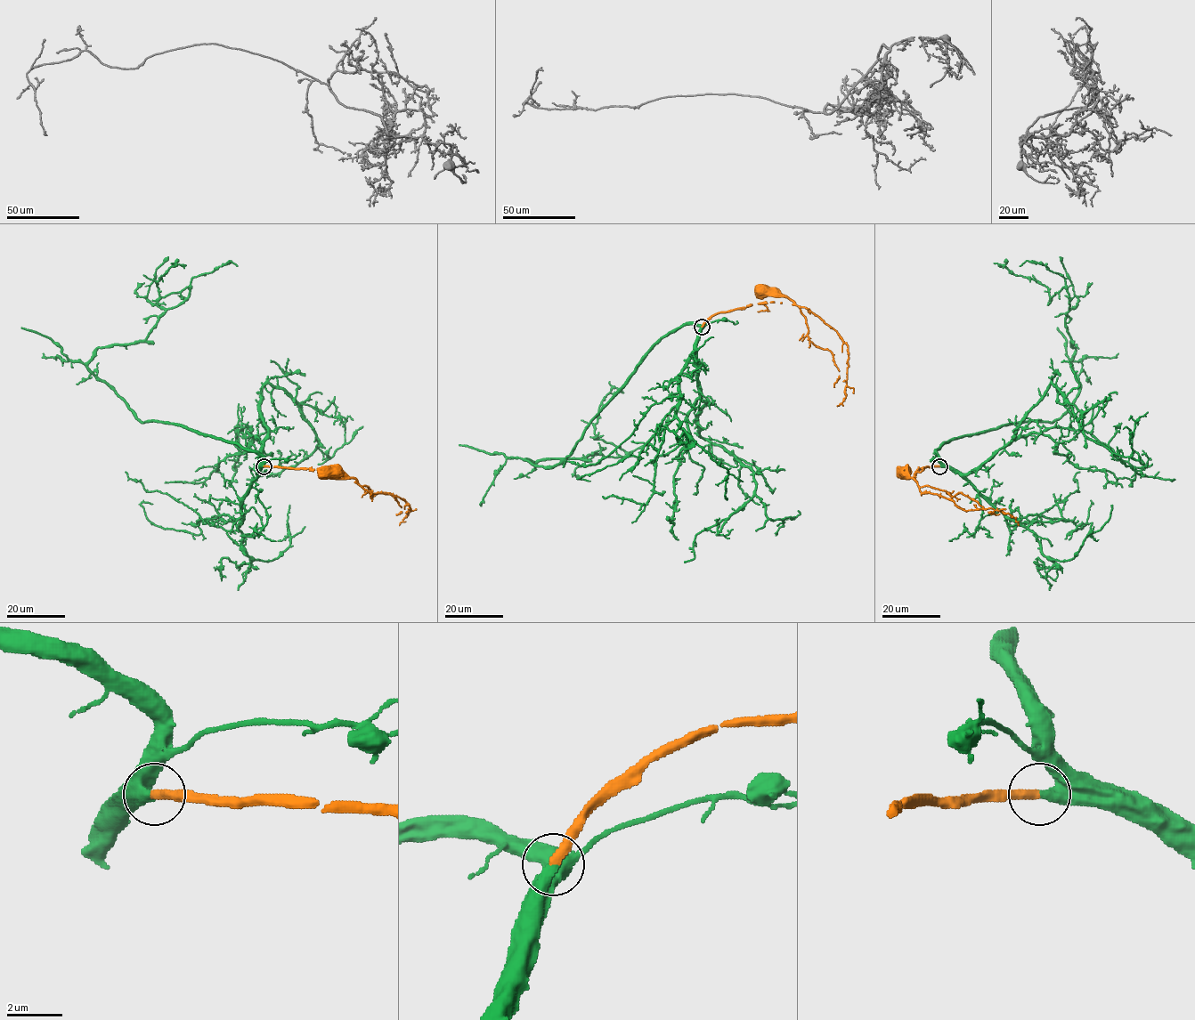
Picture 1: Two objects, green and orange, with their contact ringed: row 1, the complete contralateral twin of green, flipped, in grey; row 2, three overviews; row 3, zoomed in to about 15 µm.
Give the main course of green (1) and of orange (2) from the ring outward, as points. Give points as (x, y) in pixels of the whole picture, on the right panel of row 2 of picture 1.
1: (939, 465), (945, 442), (1052, 422), (1078, 392), (1065, 324), (1068, 293), (1052, 297), (1005, 265)
2: (939, 465), (921, 468), (905, 477), (902, 473)

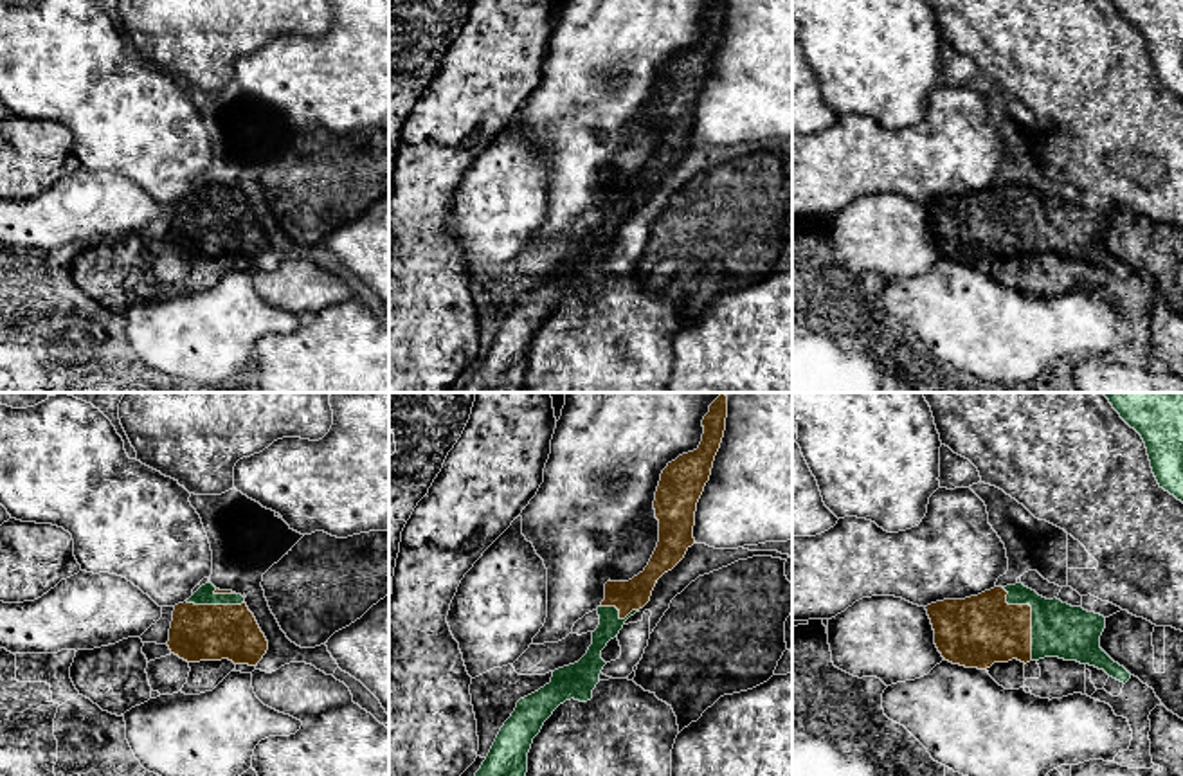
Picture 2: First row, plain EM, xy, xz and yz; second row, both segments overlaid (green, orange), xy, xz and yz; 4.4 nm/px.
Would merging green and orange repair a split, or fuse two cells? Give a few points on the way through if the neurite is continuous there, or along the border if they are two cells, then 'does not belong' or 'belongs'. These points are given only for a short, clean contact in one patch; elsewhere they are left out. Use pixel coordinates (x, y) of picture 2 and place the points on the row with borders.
belongs

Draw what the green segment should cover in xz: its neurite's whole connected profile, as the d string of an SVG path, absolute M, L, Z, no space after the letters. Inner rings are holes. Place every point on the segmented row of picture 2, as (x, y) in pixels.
M722 393L702 420L699 448L679 456L661 474L654 501L659 542L648 565L628 582L605 583L605 600L598 607L600 625L592 632L587 654L578 663L555 670L549 684L517 702L475 776L526 776L533 738L553 711L571 699L580 702L592 699L607 664L601 650L618 637L625 621L650 601L657 580L697 544L693 538L697 502L709 481L726 418L727 396Z

